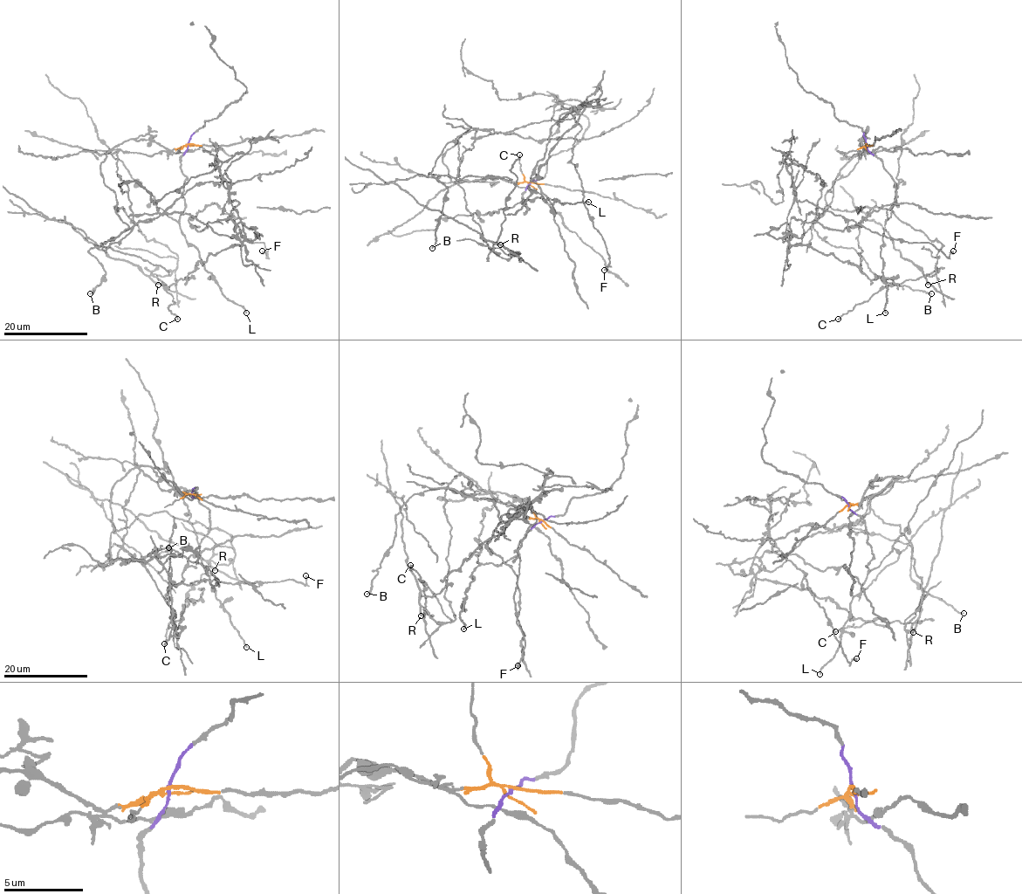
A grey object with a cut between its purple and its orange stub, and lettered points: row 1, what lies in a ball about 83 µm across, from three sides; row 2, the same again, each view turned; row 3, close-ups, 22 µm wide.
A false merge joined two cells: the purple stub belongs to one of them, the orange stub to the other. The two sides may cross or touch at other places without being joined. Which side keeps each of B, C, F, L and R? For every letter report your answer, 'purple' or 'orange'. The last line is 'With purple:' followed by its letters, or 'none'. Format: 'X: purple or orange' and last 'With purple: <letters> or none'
B: orange
C: orange
F: orange
L: purple
R: orange
With purple: L

